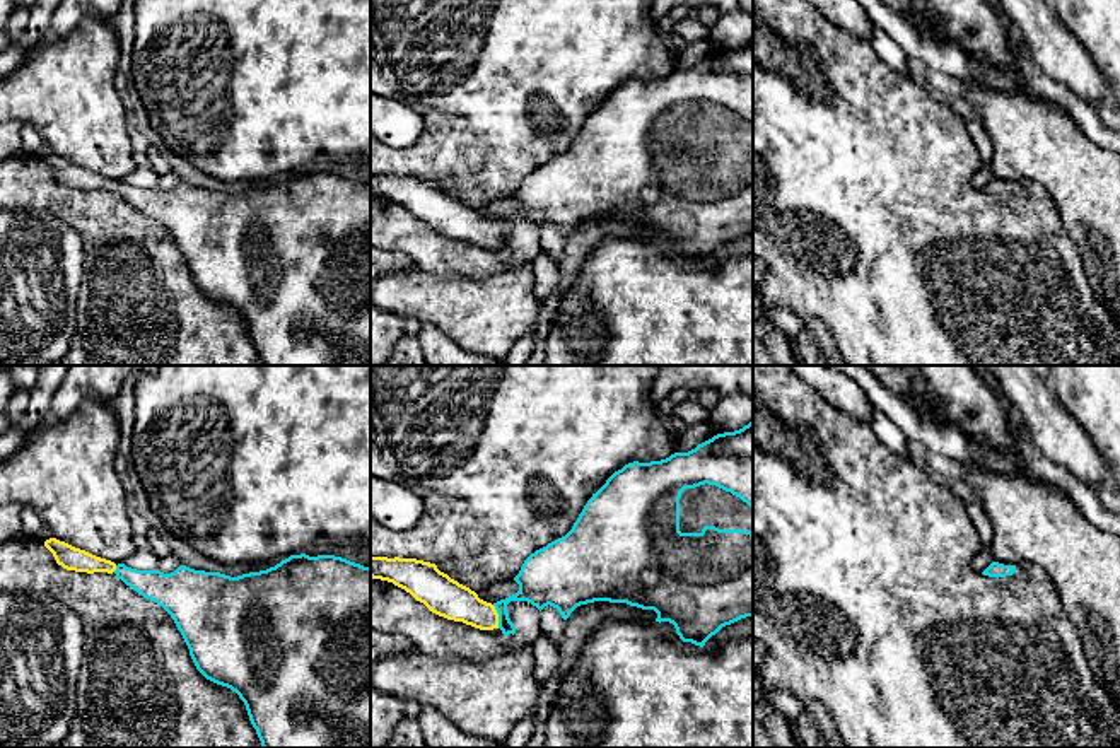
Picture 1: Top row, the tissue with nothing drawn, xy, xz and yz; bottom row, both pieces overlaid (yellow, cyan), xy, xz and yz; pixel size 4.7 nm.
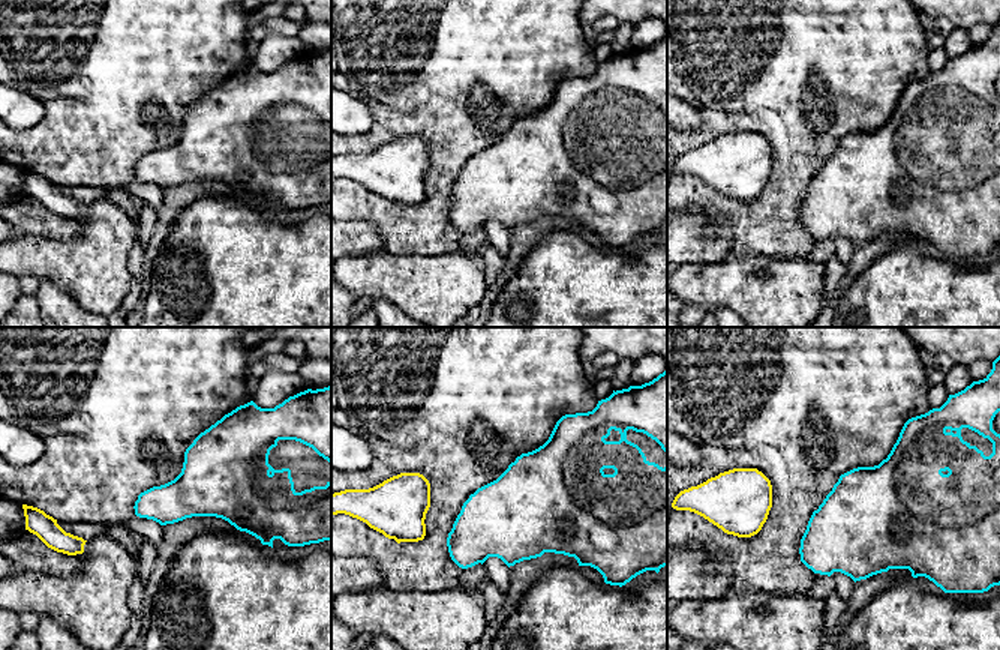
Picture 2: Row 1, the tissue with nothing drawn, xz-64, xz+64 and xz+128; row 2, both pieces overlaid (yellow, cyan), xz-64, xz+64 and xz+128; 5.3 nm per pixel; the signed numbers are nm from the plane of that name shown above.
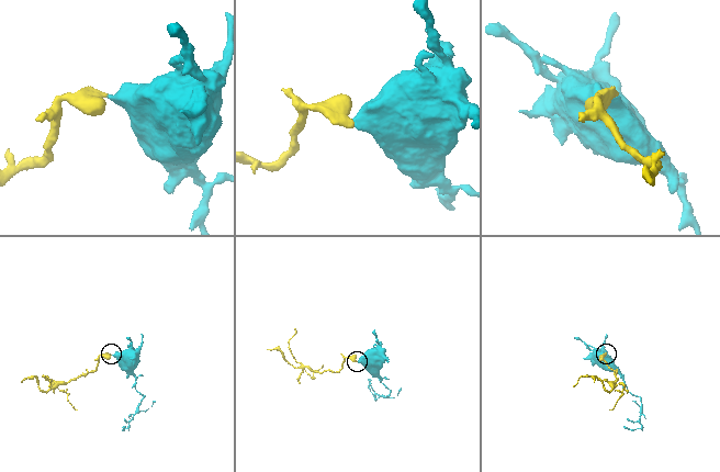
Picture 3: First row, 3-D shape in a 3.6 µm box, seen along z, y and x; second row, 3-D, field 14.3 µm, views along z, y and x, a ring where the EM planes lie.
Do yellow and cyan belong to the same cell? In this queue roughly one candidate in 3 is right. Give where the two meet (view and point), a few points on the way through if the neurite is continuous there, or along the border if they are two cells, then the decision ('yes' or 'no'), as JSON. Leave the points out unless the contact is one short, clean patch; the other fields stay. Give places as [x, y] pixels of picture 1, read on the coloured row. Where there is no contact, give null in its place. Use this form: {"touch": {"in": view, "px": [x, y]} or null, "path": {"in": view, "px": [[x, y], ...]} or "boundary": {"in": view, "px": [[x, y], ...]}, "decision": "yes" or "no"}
{"touch": {"in": "xz", "px": [497, 617]}, "path": {"in": "xz", "px": [[448, 598], [482, 615], [497, 617], [507, 600], [538, 583]]}, "decision": "yes"}

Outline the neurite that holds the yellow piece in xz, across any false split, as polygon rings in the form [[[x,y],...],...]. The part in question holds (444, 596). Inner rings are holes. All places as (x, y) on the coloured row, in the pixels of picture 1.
[[[753,420],[739,430],[717,434],[712,439],[698,444],[688,453],[674,453],[666,459],[650,463],[628,463],[621,470],[615,471],[606,483],[592,494],[592,497],[584,505],[572,529],[548,543],[546,546],[531,553],[514,581],[519,584],[519,591],[497,603],[487,603],[478,598],[475,591],[451,579],[447,574],[440,572],[435,564],[417,560],[417,558],[388,558],[388,557],[370,557],[370,577],[393,582],[394,586],[410,593],[417,601],[423,603],[432,613],[444,617],[447,620],[463,622],[480,630],[500,628],[504,635],[516,634],[516,627],[509,618],[507,605],[510,601],[528,601],[540,611],[545,606],[553,606],[558,610],[563,620],[570,613],[587,603],[610,601],[610,603],[627,603],[642,610],[654,610],[657,613],[656,622],[669,622],[674,625],[676,634],[683,642],[691,642],[703,647],[705,642],[715,635],[722,627],[731,625],[741,618],[753,617]]]

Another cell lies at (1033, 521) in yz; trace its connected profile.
[[[971,461],[963,463],[971,470],[968,487],[980,497],[982,511],[992,524],[990,553],[994,562],[1004,565],[1040,565],[1050,576],[1060,605],[1081,635],[1089,668],[1120,709],[1120,536],[1101,531],[1091,524],[1074,502],[1055,485],[1024,471],[1007,475],[990,471]]]

